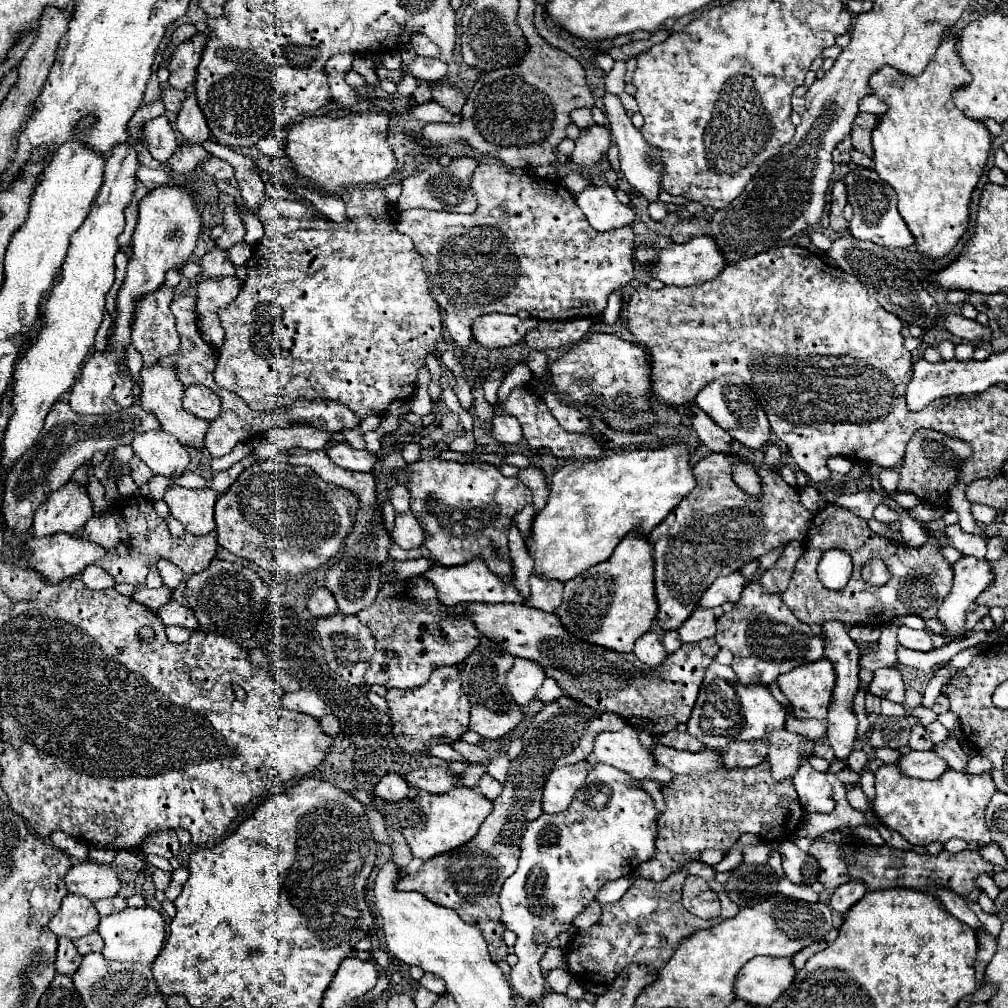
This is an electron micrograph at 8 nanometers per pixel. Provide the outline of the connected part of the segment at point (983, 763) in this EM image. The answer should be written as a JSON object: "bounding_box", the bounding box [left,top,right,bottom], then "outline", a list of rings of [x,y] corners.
{"bounding_box":[966,754,992,774],"outline":[[[974,754],[974,756],[970,756],[970,758],[968,758],[968,766],[966,766],[966,770],[968,770],[968,772],[972,772],[972,774],[990,772],[990,770],[992,770],[992,762],[988,762],[986,758],[982,758],[982,756]]]}

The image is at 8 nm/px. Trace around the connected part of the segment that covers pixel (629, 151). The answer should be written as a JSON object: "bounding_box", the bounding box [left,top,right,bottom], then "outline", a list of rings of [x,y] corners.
{"bounding_box":[604,94,664,202],"outline":[[[606,94],[604,96],[604,110],[606,110],[606,118],[608,118],[608,128],[614,136],[614,142],[620,148],[620,168],[626,176],[626,180],[630,182],[630,186],[648,202],[656,202],[658,194],[660,194],[660,182],[664,176],[664,164],[662,164],[662,152],[656,146],[650,146],[642,134],[632,126],[630,118],[626,116],[626,110],[622,108],[618,96],[614,94]]]}

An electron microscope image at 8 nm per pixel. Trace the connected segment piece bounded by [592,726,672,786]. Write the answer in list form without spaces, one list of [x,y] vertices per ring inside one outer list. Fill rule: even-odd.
[[[626,726],[620,732],[600,732],[594,738],[592,760],[616,766],[632,778],[652,778],[660,786],[672,780],[668,770],[660,770],[654,764],[650,748],[644,748],[638,742],[638,732],[632,726]]]

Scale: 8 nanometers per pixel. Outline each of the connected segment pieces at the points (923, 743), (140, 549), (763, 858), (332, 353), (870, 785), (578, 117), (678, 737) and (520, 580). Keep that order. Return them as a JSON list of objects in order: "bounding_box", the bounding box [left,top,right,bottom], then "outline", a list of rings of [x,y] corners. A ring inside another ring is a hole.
[{"bounding_box":[908,726,930,750],"outline":[[[924,726],[912,728],[912,736],[910,736],[908,746],[910,746],[912,750],[930,750],[930,738],[928,738]]]},{"bounding_box":[82,496,216,588],"outline":[[[142,496],[118,500],[106,514],[92,516],[82,530],[82,536],[108,550],[108,562],[100,562],[100,568],[110,572],[116,582],[126,582],[136,588],[146,584],[148,566],[156,564],[160,558],[172,560],[176,566],[184,570],[184,574],[194,574],[208,568],[210,560],[216,554],[216,532],[210,532],[206,536],[184,534],[182,538],[172,538],[168,526],[156,516],[152,500]],[[120,542],[126,542],[130,546],[130,556],[120,558],[114,554],[114,546]]]},{"bounding_box":[744,842,772,864],"outline":[[[760,842],[756,846],[746,846],[744,848],[744,862],[746,864],[768,864],[770,852],[772,852],[772,848],[764,842]]]},{"bounding_box":[214,186,442,416],"outline":[[[368,186],[360,190],[346,190],[342,194],[342,200],[346,202],[346,216],[350,218],[350,224],[326,222],[324,216],[316,214],[312,208],[306,208],[292,200],[284,200],[282,204],[276,204],[276,200],[264,200],[258,210],[260,222],[264,224],[264,238],[252,248],[252,256],[246,262],[248,274],[238,298],[232,304],[218,310],[218,318],[224,328],[224,344],[220,348],[218,366],[214,370],[216,384],[220,388],[238,394],[252,410],[266,412],[276,408],[290,408],[298,400],[334,400],[348,406],[358,416],[368,416],[370,412],[384,414],[386,406],[392,400],[406,400],[412,396],[416,388],[418,368],[424,366],[424,358],[428,350],[436,350],[438,342],[442,340],[440,306],[432,300],[428,292],[426,274],[422,270],[422,256],[416,252],[408,236],[398,234],[396,230],[398,214],[396,208],[388,208],[388,202],[384,198],[384,188]]]},{"bounding_box":[860,770,874,804],"outline":[[[864,770],[860,774],[860,788],[864,790],[864,794],[868,794],[868,802],[872,804],[874,802],[874,774]]]},{"bounding_box":[572,108,594,128],"outline":[[[580,108],[580,110],[572,112],[572,122],[574,122],[574,124],[578,124],[580,128],[590,128],[590,126],[594,124],[592,114],[590,114],[590,110],[588,110],[588,108]]]},{"bounding_box":[656,730,704,750],"outline":[[[672,730],[672,732],[668,732],[668,734],[660,736],[660,738],[656,738],[656,742],[664,744],[664,746],[678,748],[678,750],[700,750],[700,748],[704,748],[688,732],[676,732],[676,730]]]},{"bounding_box":[508,522,532,598],"outline":[[[512,522],[510,534],[508,534],[508,548],[510,548],[512,570],[514,570],[514,584],[528,598],[530,596],[528,580],[532,574],[532,558],[528,558],[528,552],[524,550],[524,540],[522,540],[522,534],[520,534],[516,522]]]}]

